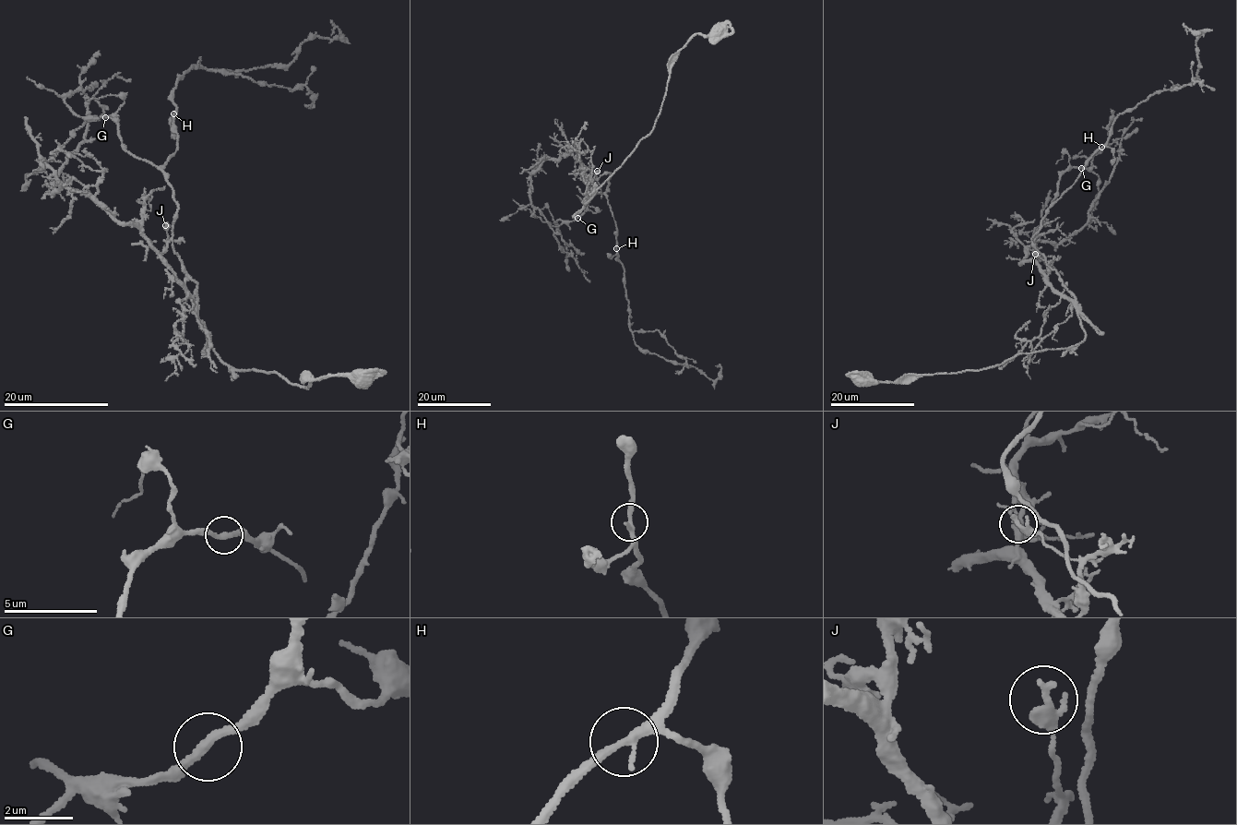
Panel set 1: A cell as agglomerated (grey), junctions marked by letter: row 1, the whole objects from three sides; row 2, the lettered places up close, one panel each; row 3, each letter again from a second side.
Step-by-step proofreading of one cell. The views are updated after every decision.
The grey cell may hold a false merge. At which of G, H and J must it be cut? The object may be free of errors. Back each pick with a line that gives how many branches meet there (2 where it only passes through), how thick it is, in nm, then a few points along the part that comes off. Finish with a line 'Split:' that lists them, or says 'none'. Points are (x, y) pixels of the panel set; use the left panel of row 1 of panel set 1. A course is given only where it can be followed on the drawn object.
Split: none

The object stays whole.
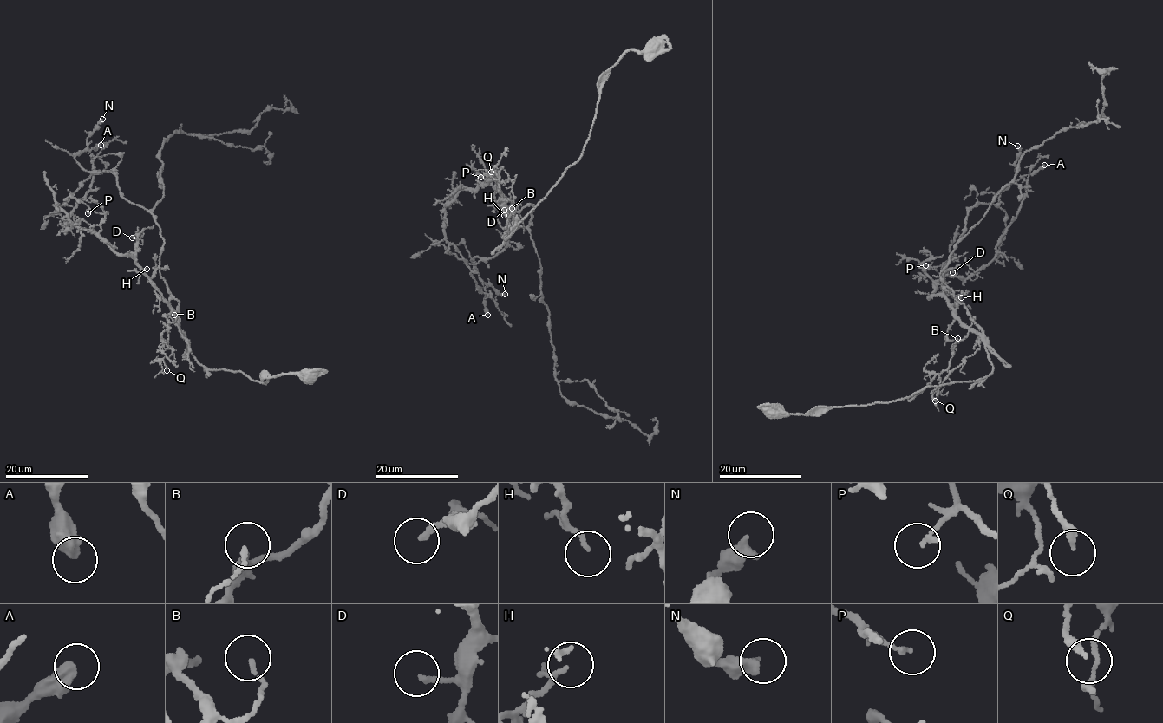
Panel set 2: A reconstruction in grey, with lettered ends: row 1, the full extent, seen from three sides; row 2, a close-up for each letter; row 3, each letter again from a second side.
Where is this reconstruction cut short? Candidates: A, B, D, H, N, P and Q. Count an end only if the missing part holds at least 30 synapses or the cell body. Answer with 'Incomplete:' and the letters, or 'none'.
Incomplete: none

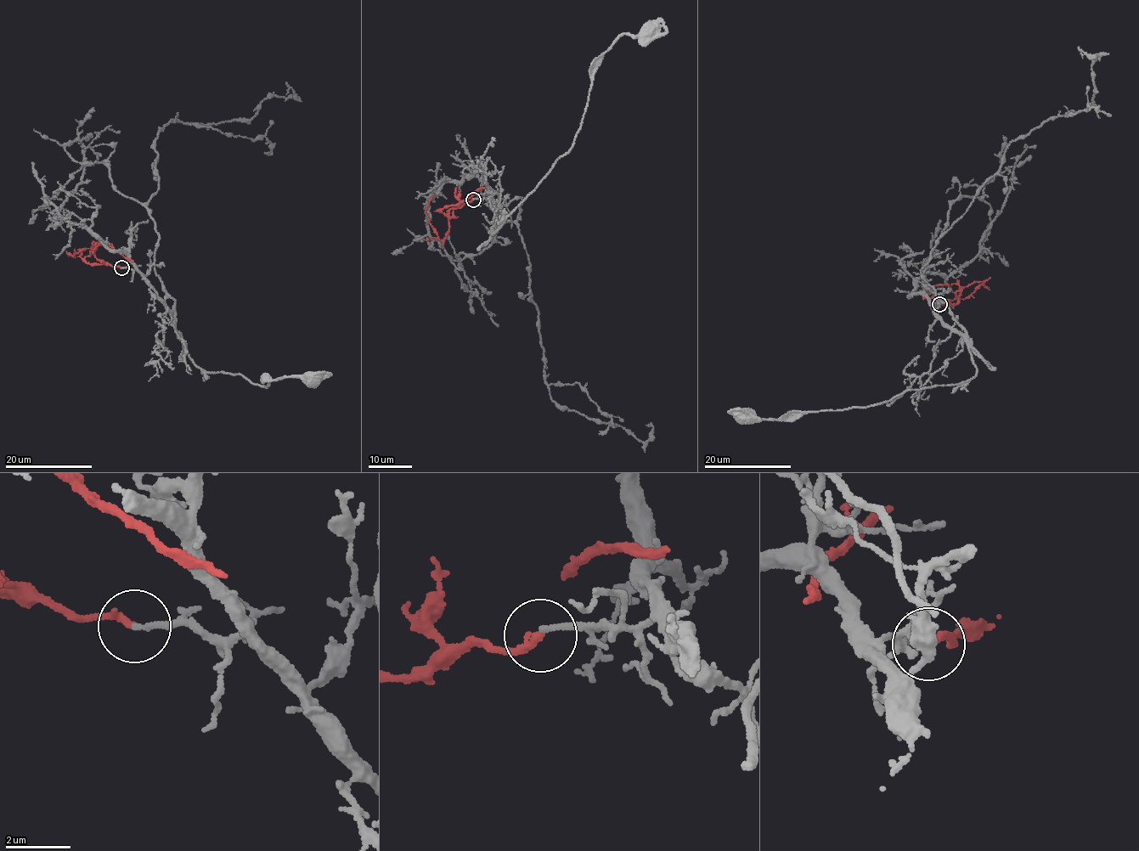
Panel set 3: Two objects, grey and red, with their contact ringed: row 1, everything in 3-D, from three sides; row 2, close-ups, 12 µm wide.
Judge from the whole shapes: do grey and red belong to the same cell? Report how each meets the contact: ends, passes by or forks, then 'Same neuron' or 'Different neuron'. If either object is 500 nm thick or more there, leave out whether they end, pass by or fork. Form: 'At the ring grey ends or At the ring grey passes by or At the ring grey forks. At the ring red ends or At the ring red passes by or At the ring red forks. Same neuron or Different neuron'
At the ring grey ends. At the ring red ends. Same neuron

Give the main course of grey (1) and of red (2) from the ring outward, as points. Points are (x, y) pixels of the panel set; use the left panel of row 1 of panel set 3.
1: (121, 267), (138, 270), (165, 302), (186, 354), (209, 373), (239, 373), (265, 386), (267, 374), (308, 379)
2: (121, 267), (90, 264), (85, 260), (95, 249), (93, 246), (66, 254), (74, 256)

